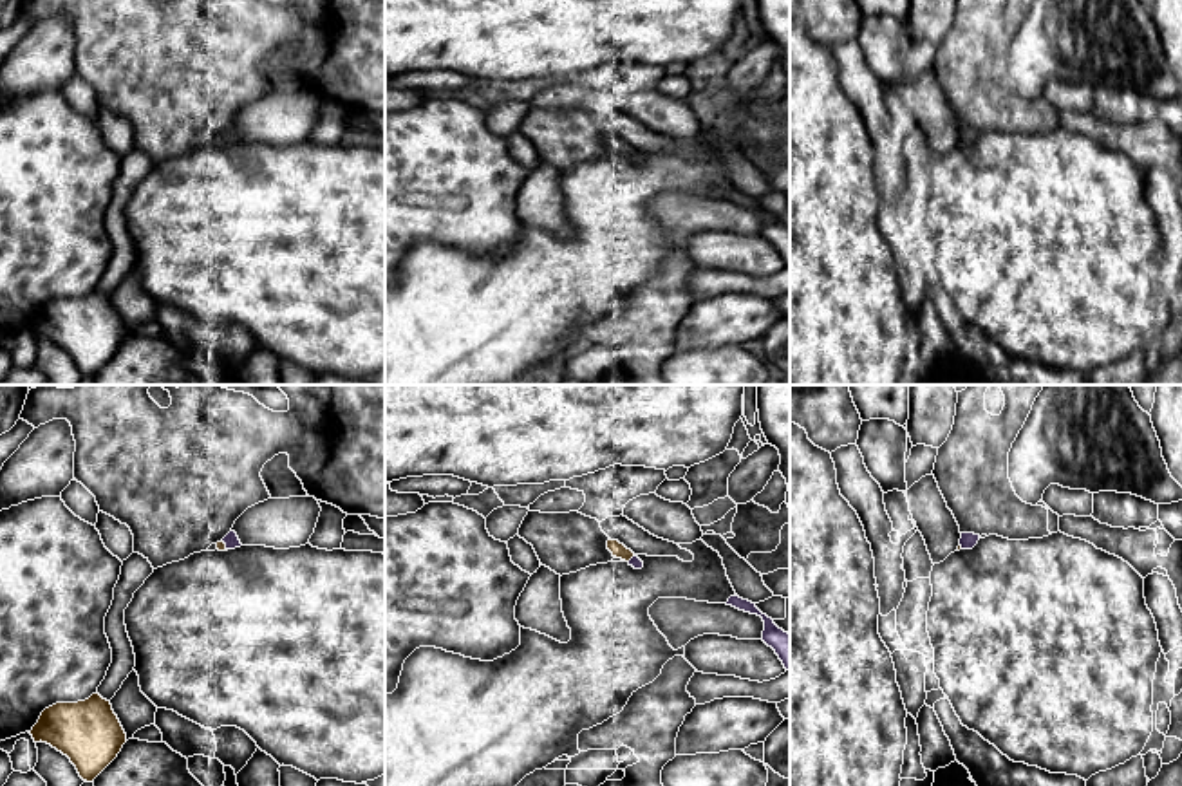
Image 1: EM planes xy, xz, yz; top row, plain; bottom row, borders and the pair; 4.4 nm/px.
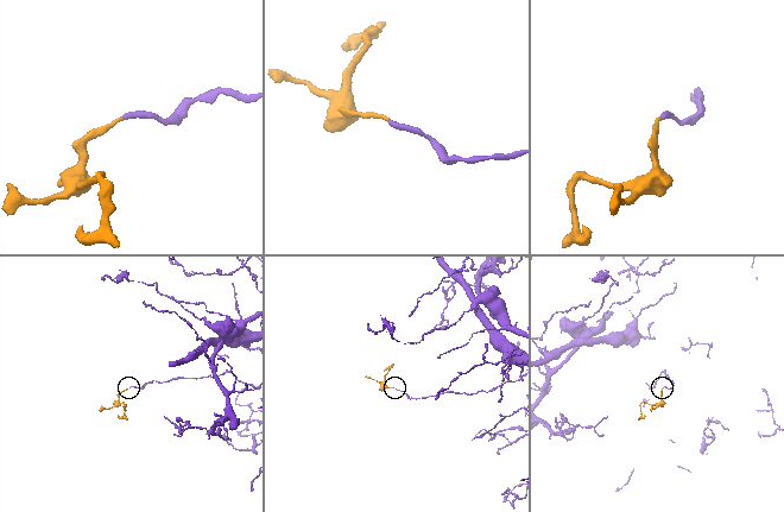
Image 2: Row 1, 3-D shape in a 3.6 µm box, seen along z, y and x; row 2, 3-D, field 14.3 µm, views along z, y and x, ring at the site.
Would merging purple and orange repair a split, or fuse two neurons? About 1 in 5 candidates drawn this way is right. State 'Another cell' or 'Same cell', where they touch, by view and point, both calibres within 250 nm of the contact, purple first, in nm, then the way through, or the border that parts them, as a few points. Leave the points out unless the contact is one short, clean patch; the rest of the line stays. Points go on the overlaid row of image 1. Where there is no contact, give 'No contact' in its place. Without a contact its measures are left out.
Another cell. Touches purple at xy (226, 546). Thickness 70 nm (purple) against 50 nm

